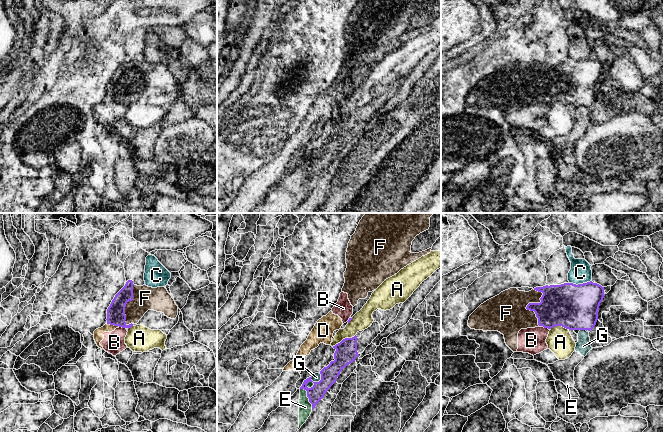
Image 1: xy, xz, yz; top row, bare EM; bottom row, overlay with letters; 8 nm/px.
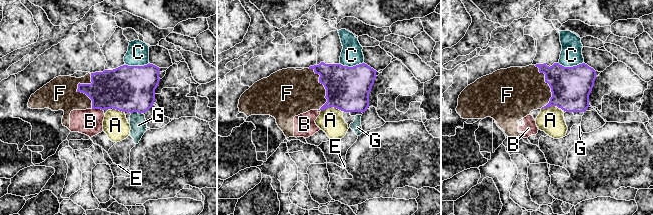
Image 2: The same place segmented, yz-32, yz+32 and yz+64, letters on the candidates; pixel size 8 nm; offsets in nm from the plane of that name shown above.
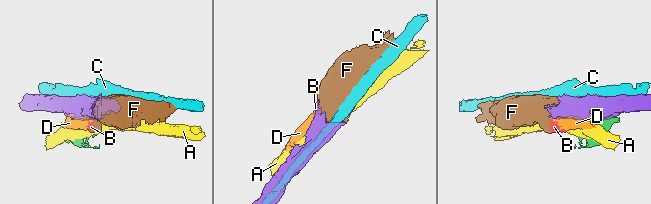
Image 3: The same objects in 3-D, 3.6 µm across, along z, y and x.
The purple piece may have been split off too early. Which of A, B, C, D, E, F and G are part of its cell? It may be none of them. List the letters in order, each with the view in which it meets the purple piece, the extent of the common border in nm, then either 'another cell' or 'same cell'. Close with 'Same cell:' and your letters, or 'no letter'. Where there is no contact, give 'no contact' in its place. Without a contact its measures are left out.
A: xz | 220 nm | another cell
B: xy | 60 nm | another cell
C: yz | 180 nm | another cell
D: xy | 110 nm | another cell
E: xz | 200 nm | another cell
F: yz | 320 nm | same cell
G: xz | 110 nm | another cell
Same cell: F

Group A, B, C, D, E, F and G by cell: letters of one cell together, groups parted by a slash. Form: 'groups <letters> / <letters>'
groups A / B D / C / E G / F

